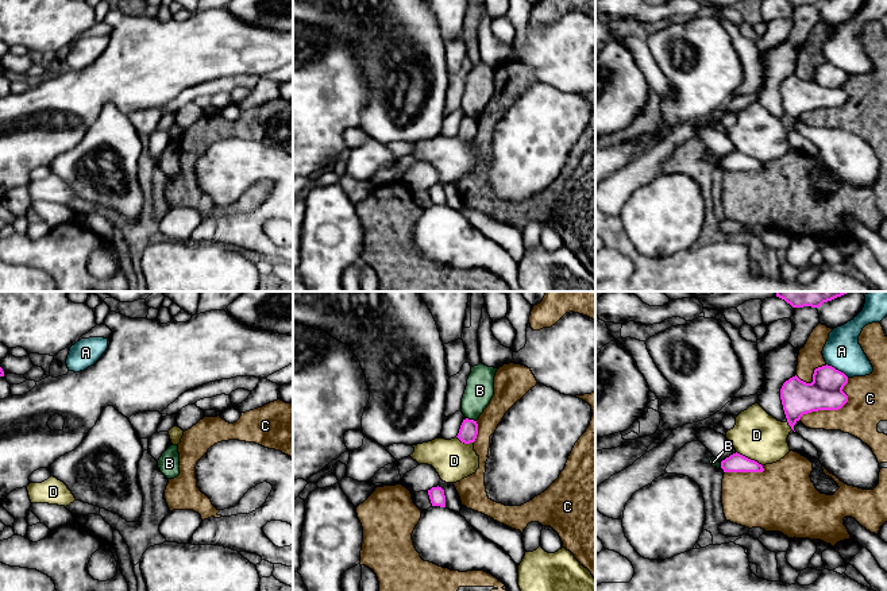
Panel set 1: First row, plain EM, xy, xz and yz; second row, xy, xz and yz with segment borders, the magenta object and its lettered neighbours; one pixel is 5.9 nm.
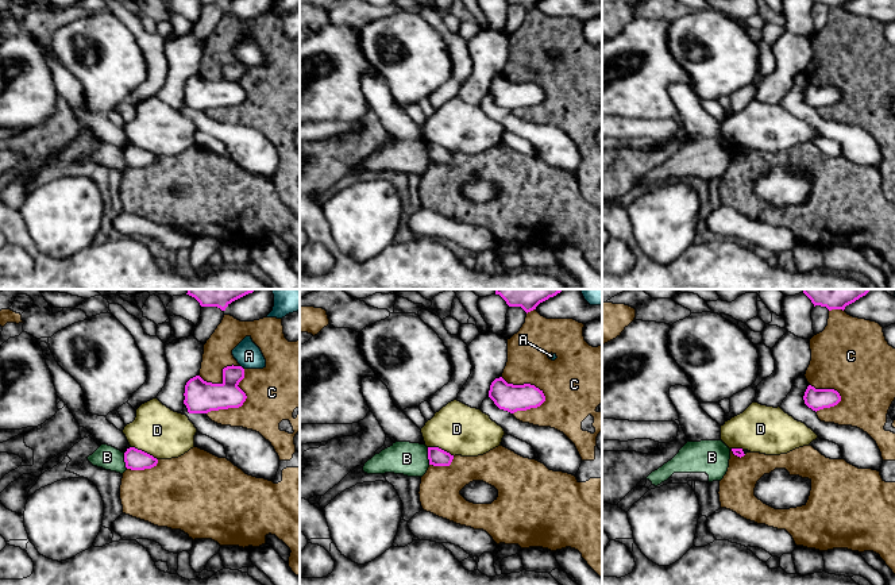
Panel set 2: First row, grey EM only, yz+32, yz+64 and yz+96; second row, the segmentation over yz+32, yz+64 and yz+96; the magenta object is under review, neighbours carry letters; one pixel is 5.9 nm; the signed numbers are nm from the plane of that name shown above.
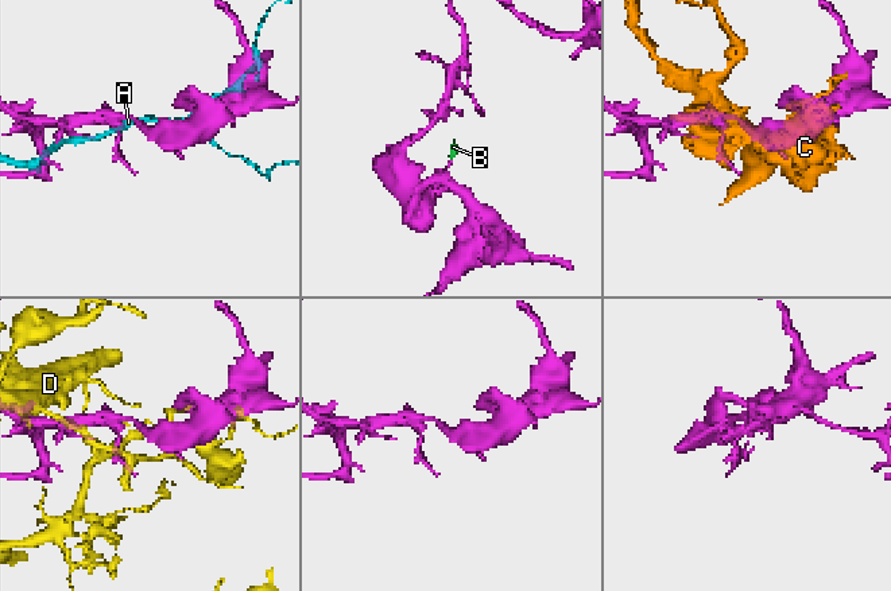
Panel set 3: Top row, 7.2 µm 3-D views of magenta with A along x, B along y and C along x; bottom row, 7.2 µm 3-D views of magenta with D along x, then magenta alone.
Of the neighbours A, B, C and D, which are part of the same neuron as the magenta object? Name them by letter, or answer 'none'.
none

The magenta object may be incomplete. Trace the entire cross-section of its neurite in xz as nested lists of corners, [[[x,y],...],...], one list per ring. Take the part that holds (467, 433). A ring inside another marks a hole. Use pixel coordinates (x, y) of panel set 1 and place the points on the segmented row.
[[[463,420],[459,433],[458,433],[458,439],[464,443],[464,444],[470,444],[474,443],[478,434],[478,424],[474,420]]]

